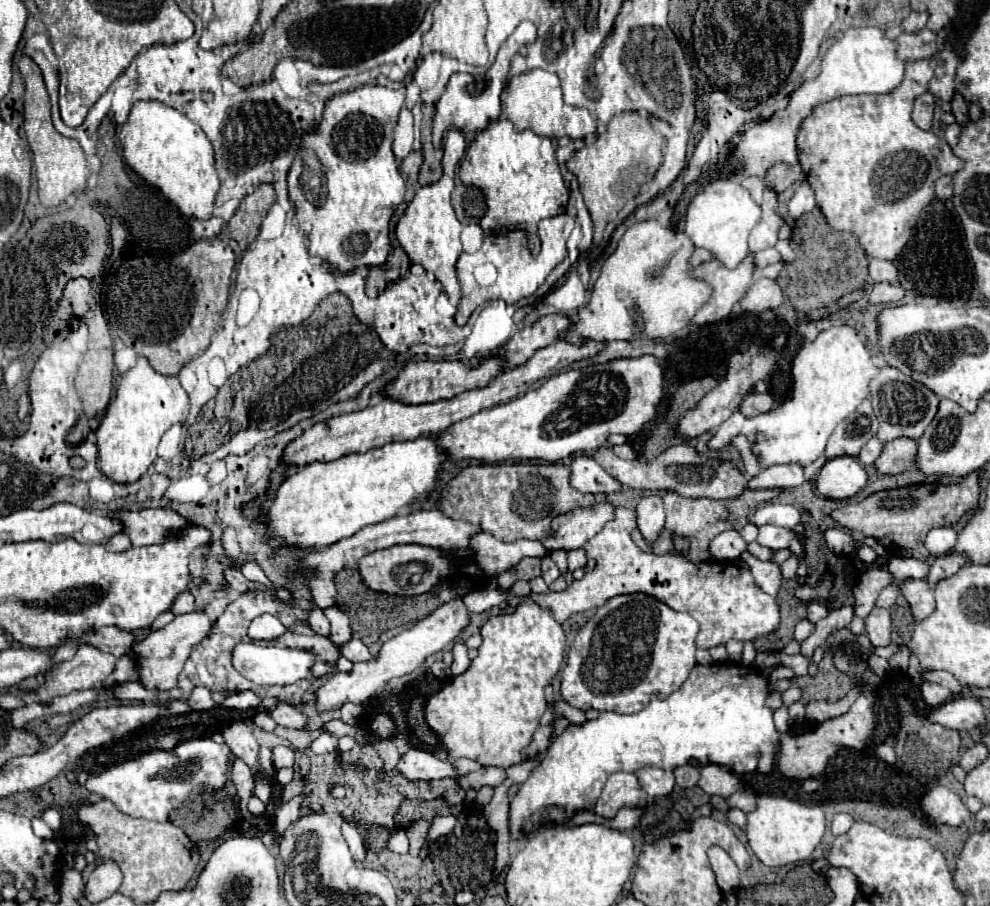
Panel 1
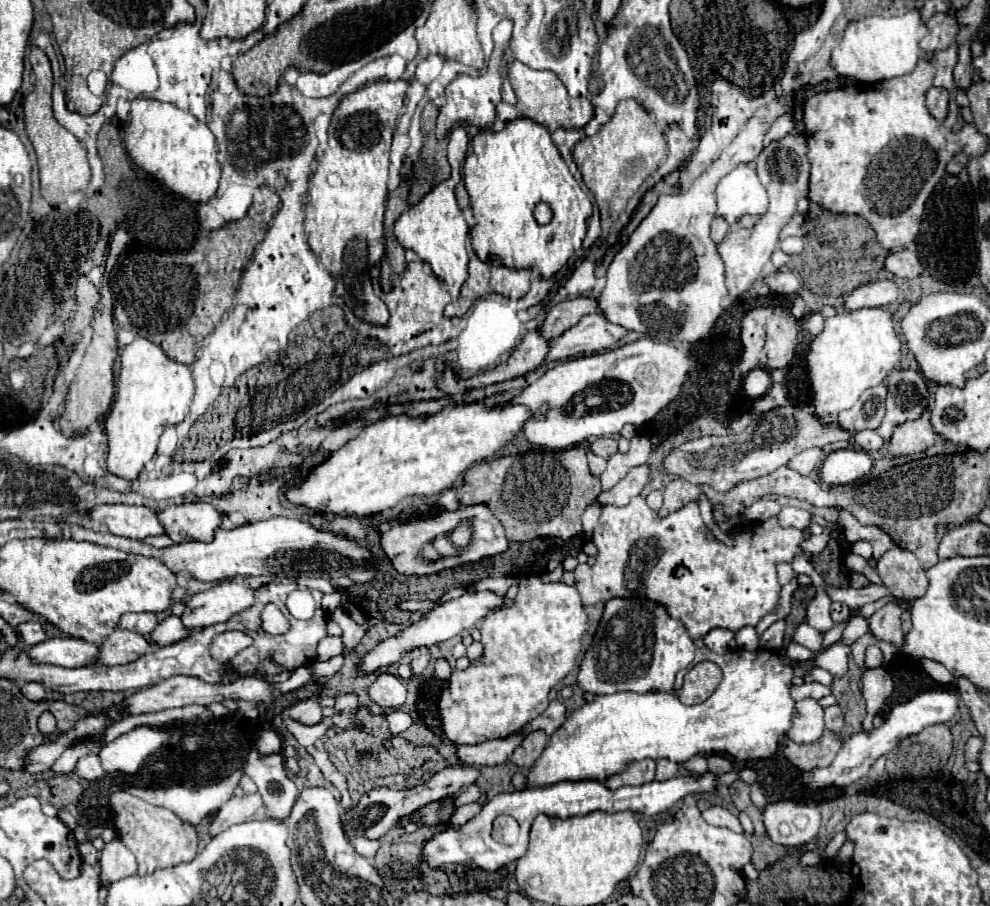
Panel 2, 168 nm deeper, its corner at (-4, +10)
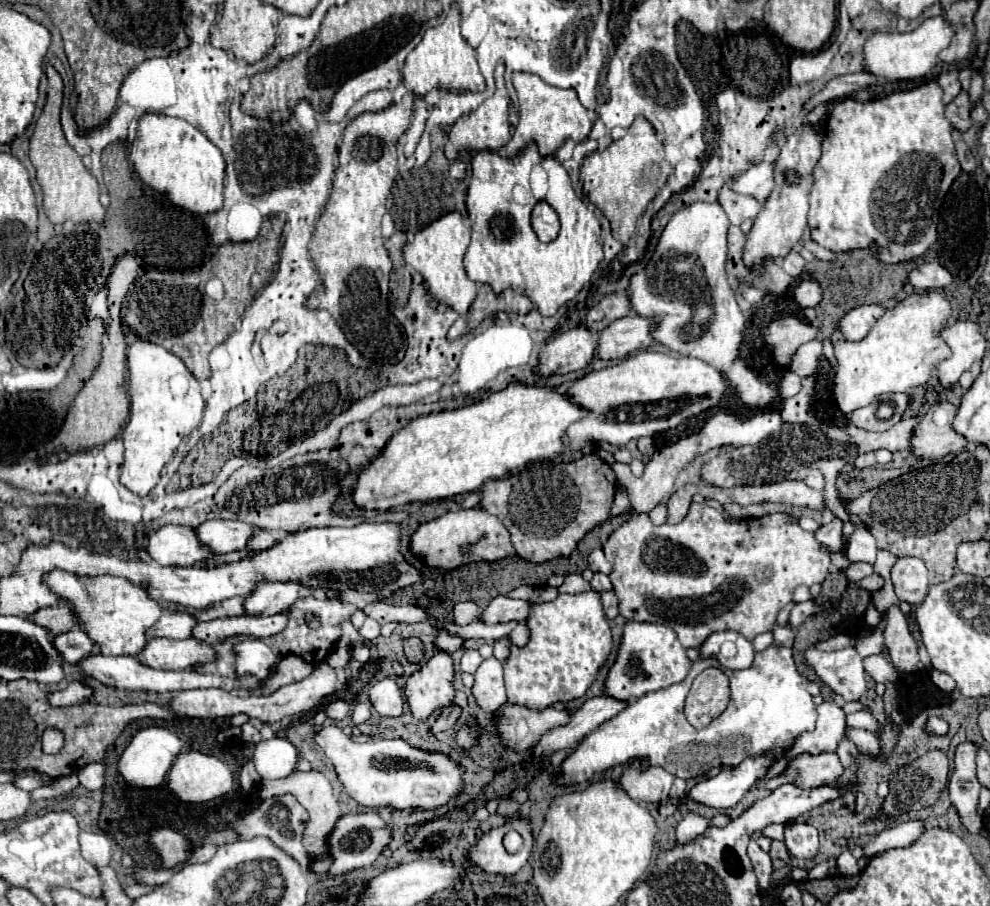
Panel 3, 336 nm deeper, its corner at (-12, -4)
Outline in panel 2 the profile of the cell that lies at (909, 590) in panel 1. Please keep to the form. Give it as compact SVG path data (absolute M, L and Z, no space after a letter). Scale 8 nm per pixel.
M897 545L879 559L879 577L897 599L905 601L921 597L929 585L925 569L921 567L915 553Z

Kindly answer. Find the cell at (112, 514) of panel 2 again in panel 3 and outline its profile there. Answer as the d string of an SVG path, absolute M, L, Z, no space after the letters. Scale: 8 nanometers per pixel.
M163 525L157 531L149 533L137 533L137 541L149 539L147 553L153 561L161 565L175 565L175 567L203 567L213 559L215 555L209 551L209 547L201 545L193 533L191 527L181 525Z

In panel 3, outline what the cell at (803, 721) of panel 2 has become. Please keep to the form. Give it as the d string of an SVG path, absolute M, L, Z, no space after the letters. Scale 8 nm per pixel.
M821 703L817 707L817 727L813 733L805 733L795 739L795 743L785 755L770 767L765 780L769 780L784 771L791 759L803 753L819 755L827 751L835 751L845 731L845 713L835 703Z

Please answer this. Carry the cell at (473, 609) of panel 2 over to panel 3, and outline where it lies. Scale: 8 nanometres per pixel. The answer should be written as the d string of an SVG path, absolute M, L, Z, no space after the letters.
M495 597L487 609L479 613L479 621L485 625L497 625L497 623L509 623L509 621L525 621L527 619L529 603L521 599L509 599L509 597Z

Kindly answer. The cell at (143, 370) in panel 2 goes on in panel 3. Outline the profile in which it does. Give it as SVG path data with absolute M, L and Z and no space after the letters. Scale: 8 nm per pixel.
M129 327L124 328L129 423L123 429L125 461L121 465L121 483L135 495L143 497L157 485L163 465L173 457L181 439L199 425L205 401L199 391L199 381L177 355L155 343L141 341Z

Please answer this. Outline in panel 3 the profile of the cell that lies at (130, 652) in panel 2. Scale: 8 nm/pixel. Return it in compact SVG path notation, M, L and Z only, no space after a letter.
M193 637L183 639L183 641L175 641L175 639L149 639L149 643L141 649L141 653L137 653L137 659L141 659L141 663L145 663L147 667L153 667L153 669L183 671L183 669L189 669L193 665L213 661L215 659L215 651L213 651L213 645L201 643L201 641L193 639Z

